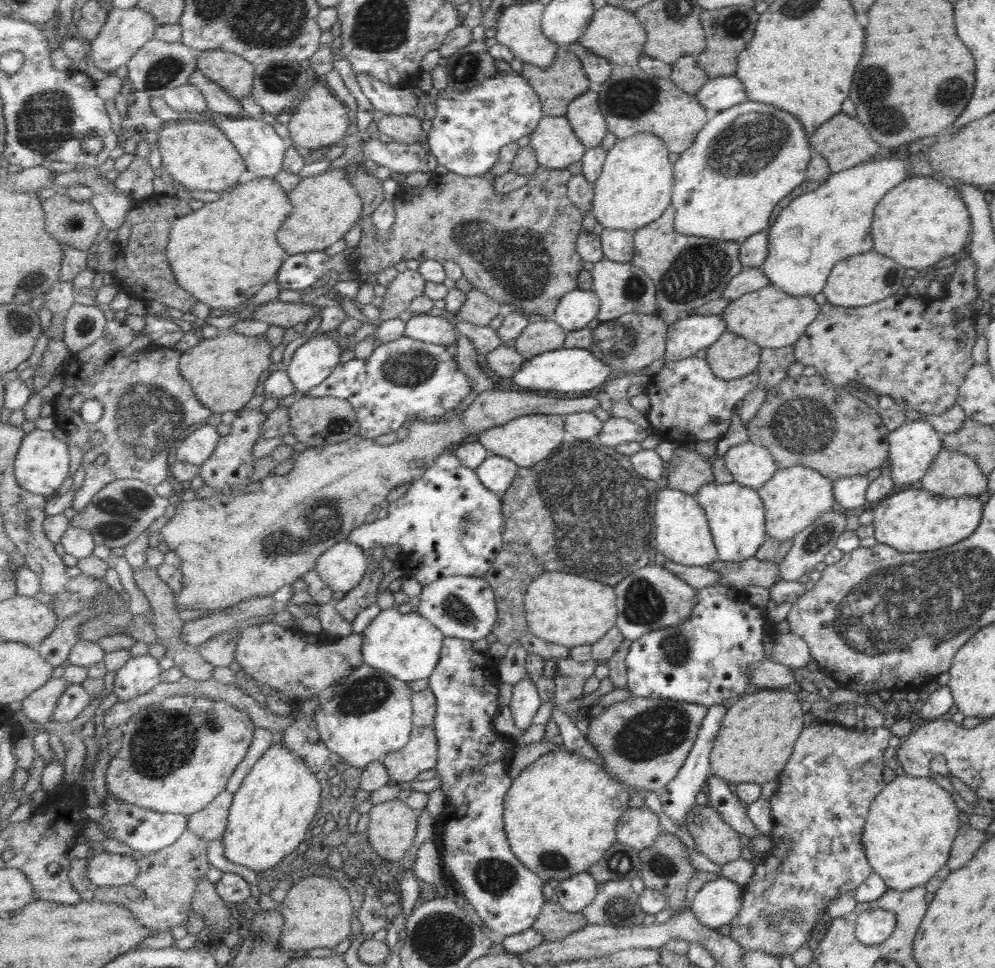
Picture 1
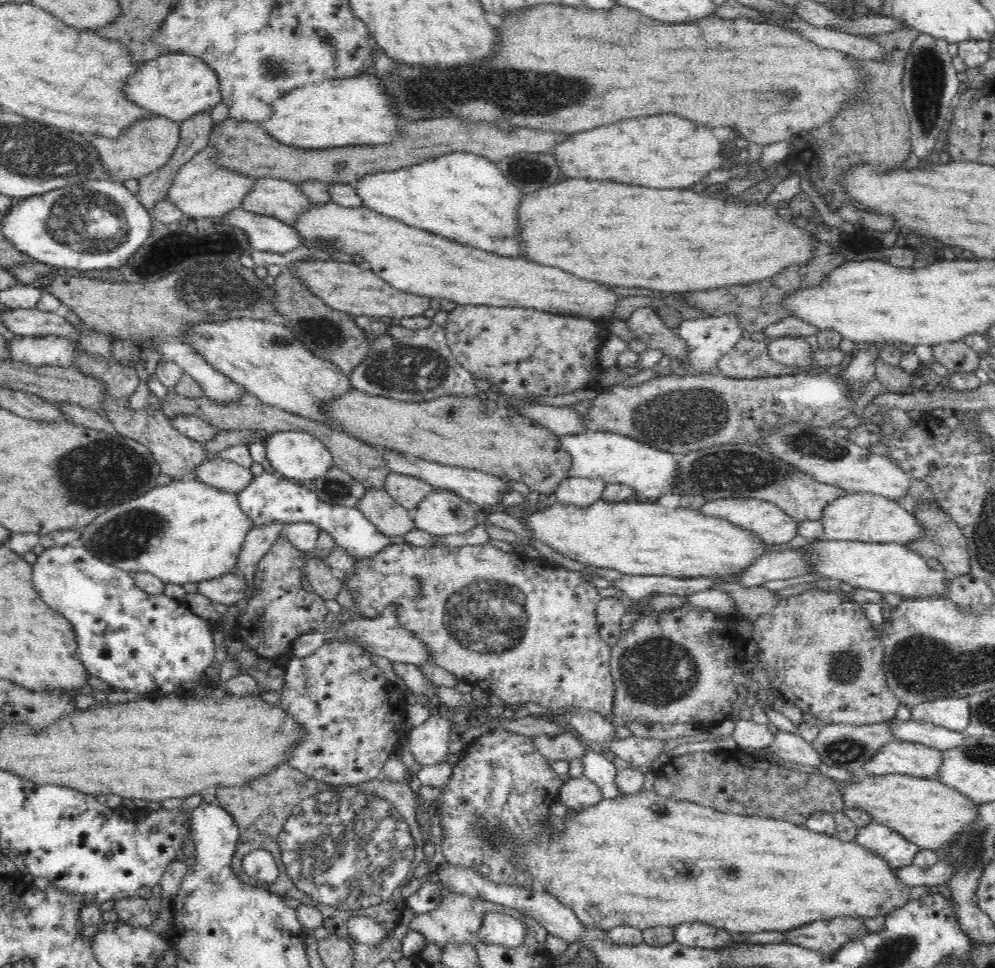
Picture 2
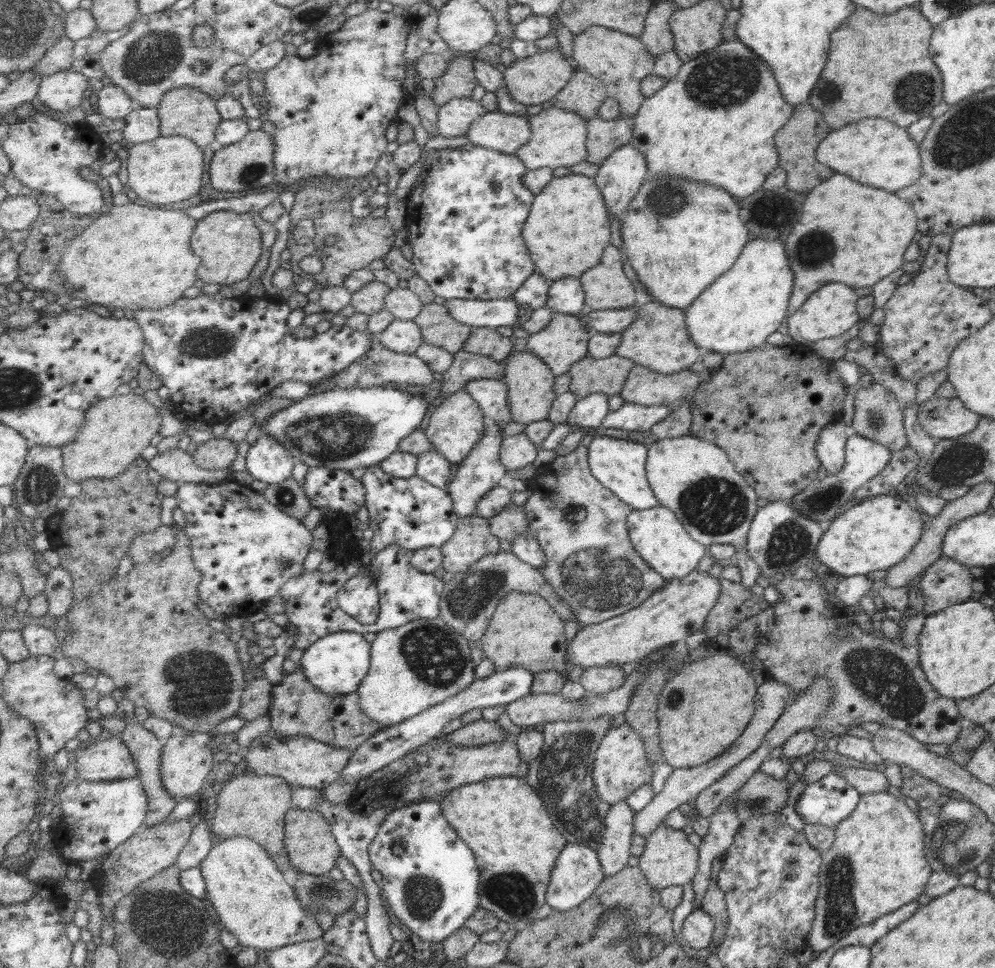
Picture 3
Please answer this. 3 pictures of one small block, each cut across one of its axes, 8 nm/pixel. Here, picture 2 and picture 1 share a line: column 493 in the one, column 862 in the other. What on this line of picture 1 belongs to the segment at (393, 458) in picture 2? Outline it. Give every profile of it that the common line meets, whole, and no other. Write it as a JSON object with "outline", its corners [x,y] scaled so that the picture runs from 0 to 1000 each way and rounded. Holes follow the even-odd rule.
{"outline":[[[871,491],[847,493],[836,497],[837,514],[840,524],[852,529],[861,529],[869,521],[869,506],[873,500]]]}

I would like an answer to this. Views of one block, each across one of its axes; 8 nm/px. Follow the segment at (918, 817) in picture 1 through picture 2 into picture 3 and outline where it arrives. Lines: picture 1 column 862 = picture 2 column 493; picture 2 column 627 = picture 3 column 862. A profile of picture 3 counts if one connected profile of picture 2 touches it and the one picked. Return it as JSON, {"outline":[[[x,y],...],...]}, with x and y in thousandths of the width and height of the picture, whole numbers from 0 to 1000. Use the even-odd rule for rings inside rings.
{"outline":[[[865,819],[859,835],[838,854],[834,876],[825,883],[819,948],[811,965],[815,982],[827,983],[858,959],[920,931],[936,903],[928,884],[928,857],[907,823],[893,819]]]}

